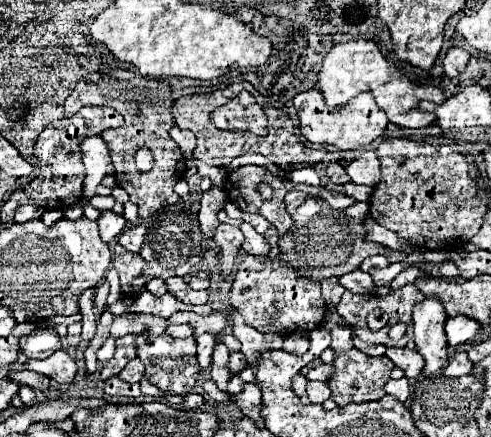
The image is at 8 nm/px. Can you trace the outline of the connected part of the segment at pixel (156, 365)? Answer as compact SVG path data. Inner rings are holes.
M143 333L135 339L137 347L137 357L145 363L147 379L149 383L157 385L159 389L167 393L177 393L177 395L187 395L197 383L199 377L199 361L197 361L197 341L195 337L187 339L173 339L169 335L151 335Z

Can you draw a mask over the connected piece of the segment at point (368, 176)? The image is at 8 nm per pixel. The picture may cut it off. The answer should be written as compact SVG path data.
M363 151L359 159L351 161L351 163L347 165L347 175L349 175L351 181L355 181L355 183L375 187L375 185L381 181L379 159L377 159L375 151Z

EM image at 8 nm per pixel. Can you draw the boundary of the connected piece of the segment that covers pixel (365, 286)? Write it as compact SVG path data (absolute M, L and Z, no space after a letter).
M357 269L357 271L353 271L353 273L345 273L345 275L339 279L339 283L341 283L345 289L355 291L355 293L369 293L369 291L373 289L373 279L367 277L367 273L361 271L361 269Z

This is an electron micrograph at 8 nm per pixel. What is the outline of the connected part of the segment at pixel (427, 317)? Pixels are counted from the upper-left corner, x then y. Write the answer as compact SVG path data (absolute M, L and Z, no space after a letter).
M425 297L413 309L415 345L425 359L423 375L433 375L447 365L447 341L445 341L447 313L437 297Z

